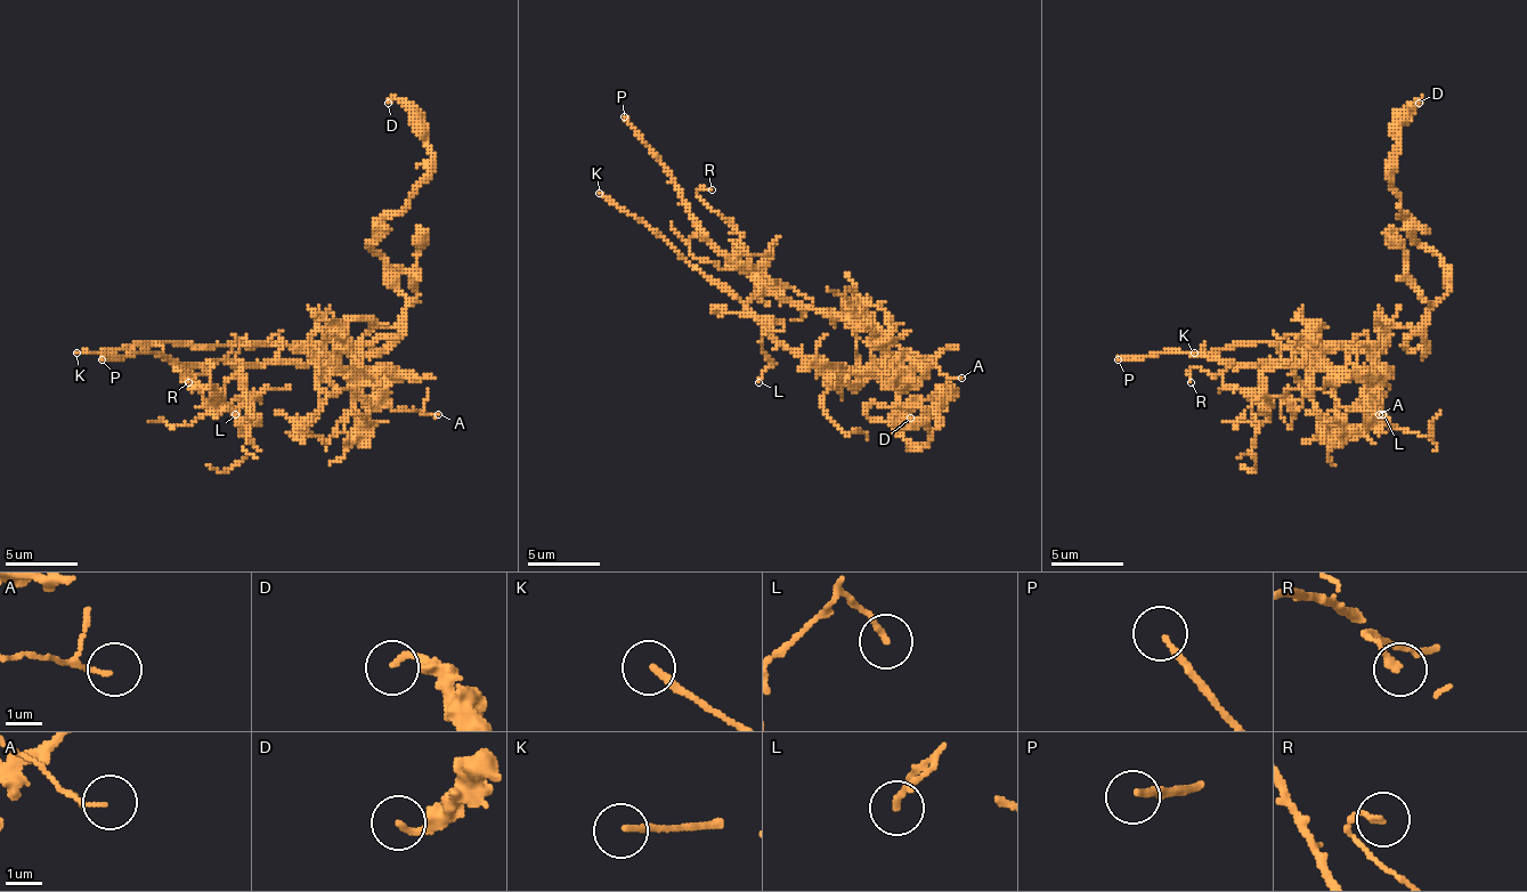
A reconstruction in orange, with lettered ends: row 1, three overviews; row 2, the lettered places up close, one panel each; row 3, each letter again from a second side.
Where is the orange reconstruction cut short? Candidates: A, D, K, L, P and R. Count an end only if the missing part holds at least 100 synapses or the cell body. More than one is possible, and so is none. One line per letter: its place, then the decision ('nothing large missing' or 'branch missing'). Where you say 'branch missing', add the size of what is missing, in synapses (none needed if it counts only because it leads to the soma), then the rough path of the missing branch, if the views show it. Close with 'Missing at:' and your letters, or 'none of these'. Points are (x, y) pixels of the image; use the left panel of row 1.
A: (438, 414) | nothing large missing
D: (388, 103) | nothing large missing
K: (76, 353) | branch missing
L: (235, 414) | nothing large missing
P: (102, 359) | nothing large missing
R: (188, 382) | nothing large missing
Missing at: K

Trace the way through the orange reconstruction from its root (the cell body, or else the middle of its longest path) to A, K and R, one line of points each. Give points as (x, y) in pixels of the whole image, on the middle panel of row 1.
A: (845, 378), (875, 367), (885, 356), (885, 331), (943, 374), (961, 378)
K: (845, 378), (820, 374), (805, 364), (729, 291), (712, 284), (660, 236), (599, 193)
R: (845, 378), (885, 349), (863, 327), (792, 306), (765, 262), (740, 258), (737, 226), (697, 193), (712, 189)

